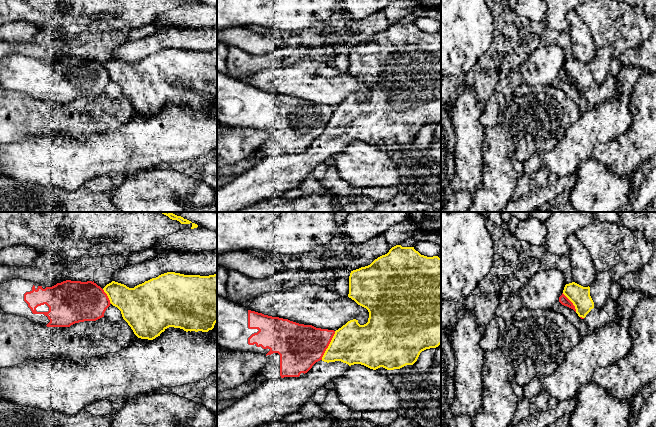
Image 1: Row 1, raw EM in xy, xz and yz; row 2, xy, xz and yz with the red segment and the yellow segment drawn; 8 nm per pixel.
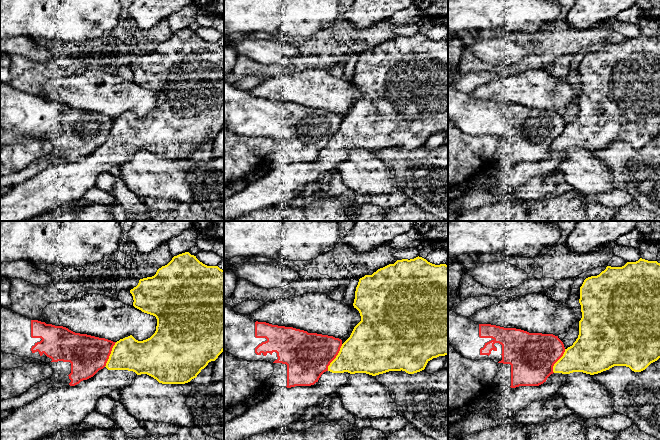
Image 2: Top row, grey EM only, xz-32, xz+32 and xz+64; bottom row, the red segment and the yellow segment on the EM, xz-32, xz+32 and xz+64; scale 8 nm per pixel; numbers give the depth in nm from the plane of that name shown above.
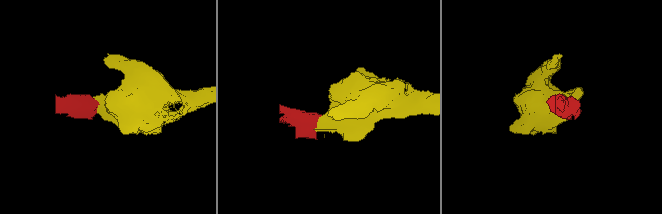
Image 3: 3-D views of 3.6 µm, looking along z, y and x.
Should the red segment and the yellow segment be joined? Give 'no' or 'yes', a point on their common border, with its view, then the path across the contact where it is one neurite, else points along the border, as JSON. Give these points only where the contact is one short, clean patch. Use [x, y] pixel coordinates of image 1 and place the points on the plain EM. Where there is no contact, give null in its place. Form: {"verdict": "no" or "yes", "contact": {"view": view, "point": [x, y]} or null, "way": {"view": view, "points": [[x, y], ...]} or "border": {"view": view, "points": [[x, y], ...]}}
{"verdict": "no", "contact": {"view": "xz", "point": [328, 121]}, "border": {"view": "xz", "points": [[335, 107], [321, 135]]}}

